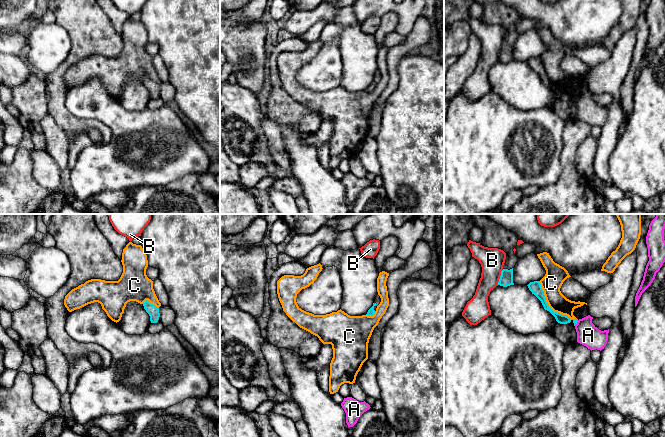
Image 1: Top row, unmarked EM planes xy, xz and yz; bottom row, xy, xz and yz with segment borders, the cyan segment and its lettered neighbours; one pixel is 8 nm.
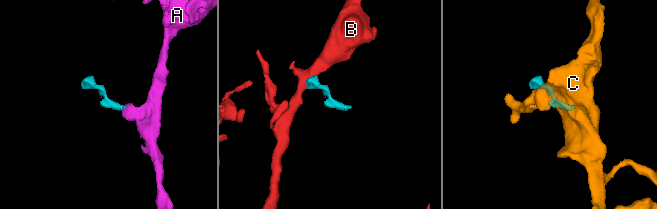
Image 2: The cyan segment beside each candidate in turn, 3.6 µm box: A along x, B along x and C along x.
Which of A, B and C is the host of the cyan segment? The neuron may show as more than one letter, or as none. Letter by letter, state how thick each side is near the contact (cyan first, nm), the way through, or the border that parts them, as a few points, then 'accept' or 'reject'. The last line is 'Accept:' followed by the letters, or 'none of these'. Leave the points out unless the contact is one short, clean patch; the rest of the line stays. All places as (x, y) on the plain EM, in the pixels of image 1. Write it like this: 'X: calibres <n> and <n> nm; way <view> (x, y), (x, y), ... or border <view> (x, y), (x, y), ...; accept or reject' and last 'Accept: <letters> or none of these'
A: calibres 40 and 180 nm; border yz (578, 96), (574, 101); reject
B: calibres 110 and 200 nm; border yz (503, 45), (497, 60); reject
C: calibres 100 and 160 nm; reject
Accept: none of these

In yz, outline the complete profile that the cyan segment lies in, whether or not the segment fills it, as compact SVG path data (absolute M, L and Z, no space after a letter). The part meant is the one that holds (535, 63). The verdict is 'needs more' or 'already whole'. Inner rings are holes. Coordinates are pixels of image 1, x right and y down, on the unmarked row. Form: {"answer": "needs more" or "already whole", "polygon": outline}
{"answer": "already whole", "polygon": "M540 57L530 58L528 61L529 66L534 70L542 79L545 86L549 87L556 95L556 97L560 100L570 99L571 96L568 92L562 91L560 89L554 88L548 81L544 67L541 63Z"}

